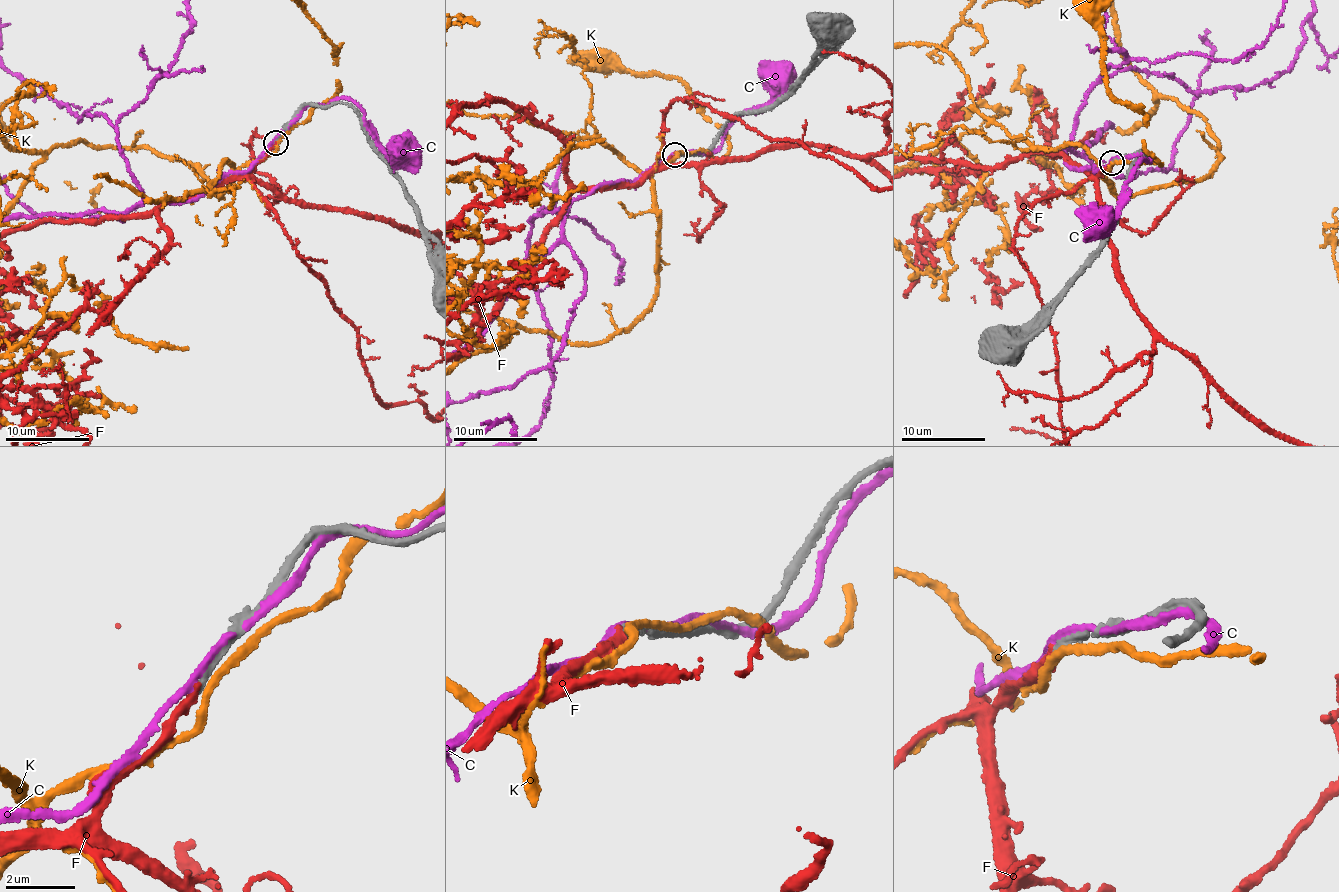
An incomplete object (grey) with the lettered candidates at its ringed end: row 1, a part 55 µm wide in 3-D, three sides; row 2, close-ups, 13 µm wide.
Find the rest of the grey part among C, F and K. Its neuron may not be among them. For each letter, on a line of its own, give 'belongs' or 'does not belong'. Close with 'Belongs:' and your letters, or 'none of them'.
C: does not belong
F: belongs
K: does not belong
Belongs: F

